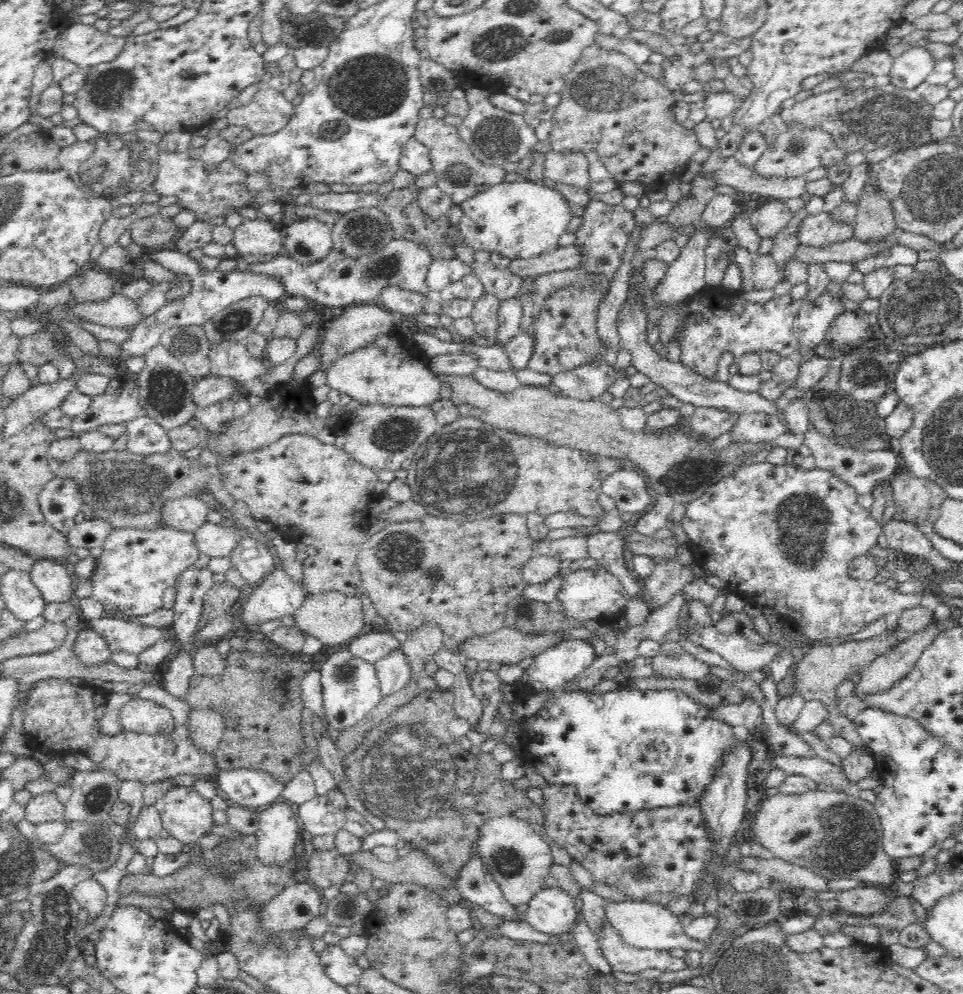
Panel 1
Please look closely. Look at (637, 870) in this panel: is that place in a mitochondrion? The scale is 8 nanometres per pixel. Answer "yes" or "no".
yes

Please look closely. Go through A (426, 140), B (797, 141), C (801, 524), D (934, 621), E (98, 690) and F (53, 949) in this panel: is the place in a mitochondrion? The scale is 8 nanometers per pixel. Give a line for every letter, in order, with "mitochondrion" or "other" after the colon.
A: other
B: mitochondrion
C: mitochondrion
D: other
E: other
F: mitochondrion

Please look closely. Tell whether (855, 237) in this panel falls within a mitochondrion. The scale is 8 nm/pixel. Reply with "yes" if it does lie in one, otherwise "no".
no

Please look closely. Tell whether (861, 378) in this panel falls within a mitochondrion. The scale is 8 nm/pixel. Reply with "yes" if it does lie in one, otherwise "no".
yes

